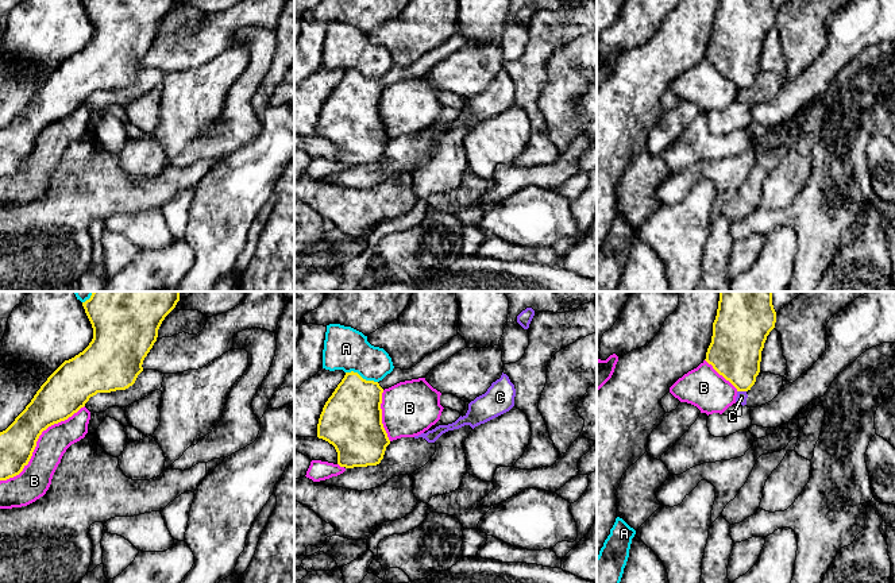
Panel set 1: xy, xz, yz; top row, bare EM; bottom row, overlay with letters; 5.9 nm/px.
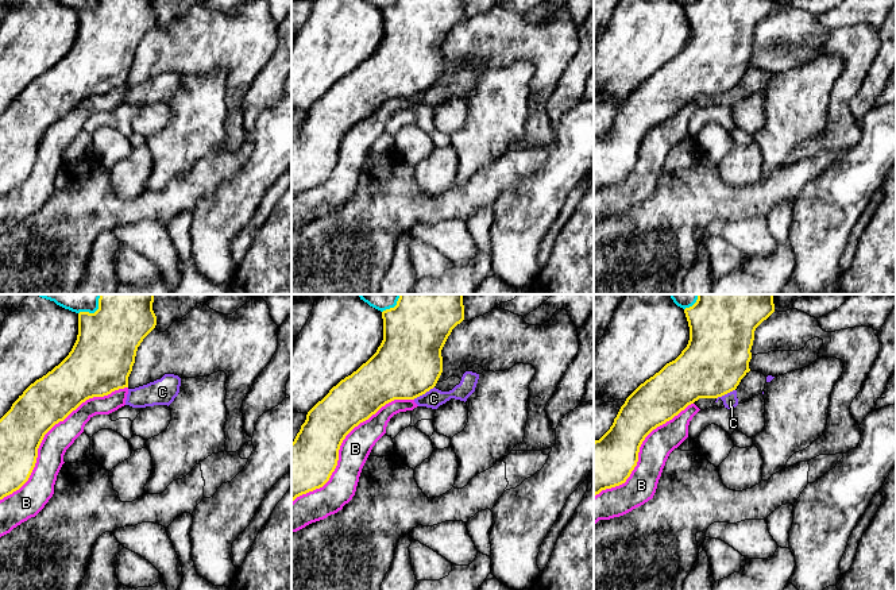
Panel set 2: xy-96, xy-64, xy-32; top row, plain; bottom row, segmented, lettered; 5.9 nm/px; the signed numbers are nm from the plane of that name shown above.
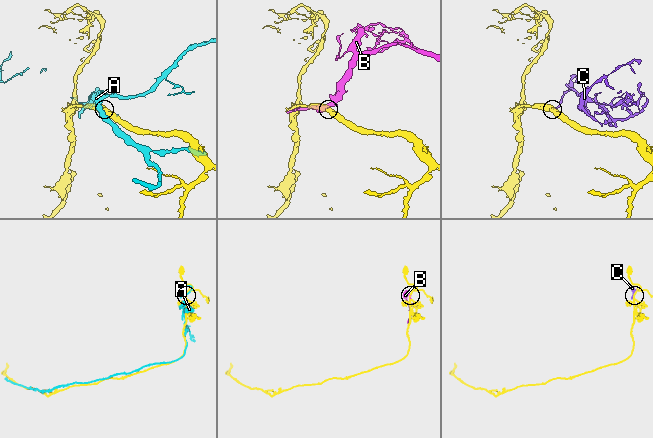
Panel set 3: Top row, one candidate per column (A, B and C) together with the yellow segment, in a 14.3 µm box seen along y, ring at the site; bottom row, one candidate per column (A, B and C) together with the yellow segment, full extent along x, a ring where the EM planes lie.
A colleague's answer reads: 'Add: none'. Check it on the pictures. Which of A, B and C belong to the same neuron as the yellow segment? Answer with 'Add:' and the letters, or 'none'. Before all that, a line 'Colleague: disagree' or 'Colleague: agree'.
Colleague: agree
Add: none

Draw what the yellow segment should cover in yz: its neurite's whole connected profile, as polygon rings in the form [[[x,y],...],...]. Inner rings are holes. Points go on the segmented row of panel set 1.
[[[720,292],[706,362],[737,391],[748,391],[760,372],[761,351],[775,328],[772,292]]]

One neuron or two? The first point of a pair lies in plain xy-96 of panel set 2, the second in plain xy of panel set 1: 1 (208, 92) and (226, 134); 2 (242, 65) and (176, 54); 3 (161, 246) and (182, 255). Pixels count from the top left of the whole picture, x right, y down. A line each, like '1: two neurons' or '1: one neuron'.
1: two neurons
2: two neurons
3: two neurons

